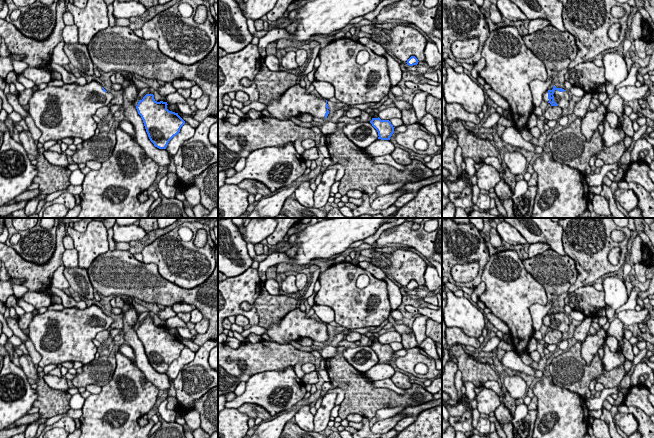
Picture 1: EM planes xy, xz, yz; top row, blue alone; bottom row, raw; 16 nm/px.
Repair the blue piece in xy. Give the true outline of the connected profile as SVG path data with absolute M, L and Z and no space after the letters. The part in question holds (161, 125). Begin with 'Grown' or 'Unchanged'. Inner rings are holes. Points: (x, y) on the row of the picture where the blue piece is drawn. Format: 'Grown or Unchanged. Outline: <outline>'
Unchanged. Outline: M146 94L142 100L139 100L136 106L150 141L159 149L166 149L169 141L179 134L181 127L185 124L185 121L178 115L178 113L167 109L167 105L167 102L157 102L154 99L153 94Z

